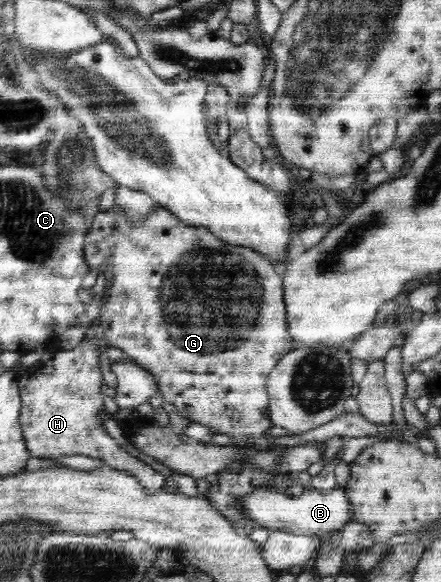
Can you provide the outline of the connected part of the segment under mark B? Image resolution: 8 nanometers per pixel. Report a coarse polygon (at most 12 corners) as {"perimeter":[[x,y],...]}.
{"perimeter":[[343,488],[240,499],[255,526],[320,540],[350,521]]}

